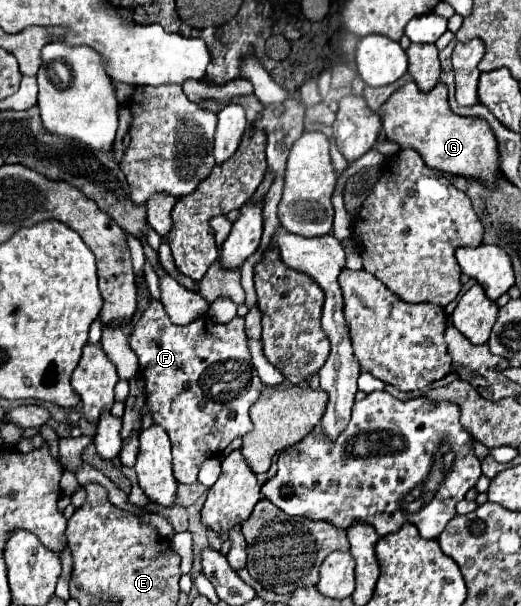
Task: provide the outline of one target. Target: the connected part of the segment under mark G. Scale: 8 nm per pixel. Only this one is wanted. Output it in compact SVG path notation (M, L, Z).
M408 80L382 104L380 114L388 140L396 142L400 148L416 150L428 168L480 178L484 184L492 184L496 174L500 174L498 146L490 126L480 118L462 118L454 114L448 106L448 90L442 82L430 92L420 92L416 82Z

